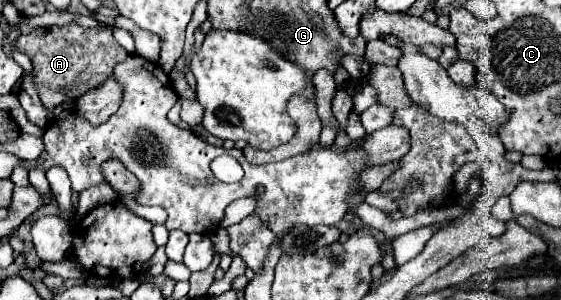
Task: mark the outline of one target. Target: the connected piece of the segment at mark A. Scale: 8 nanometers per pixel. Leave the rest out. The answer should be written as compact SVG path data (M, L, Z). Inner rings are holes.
M70 23L64 27L44 27L32 31L30 35L20 35L16 39L16 49L32 59L36 87L43 106L50 113L58 105L62 105L66 97L62 93L62 87L68 87L68 95L76 99L84 91L98 87L100 81L110 77L114 67L128 57L128 51L114 41L110 29L86 29L78 23Z

